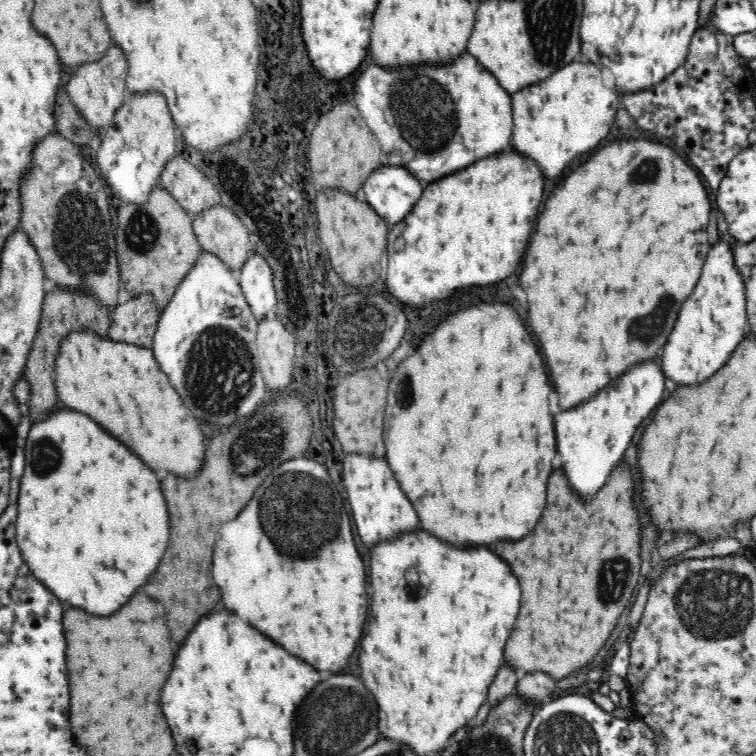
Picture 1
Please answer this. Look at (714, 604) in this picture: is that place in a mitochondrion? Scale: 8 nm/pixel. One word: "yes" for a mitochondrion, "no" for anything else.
yes

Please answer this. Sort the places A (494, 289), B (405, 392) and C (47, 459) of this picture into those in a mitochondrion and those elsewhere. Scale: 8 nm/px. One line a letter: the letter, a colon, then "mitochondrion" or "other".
A: other
B: mitochondrion
C: mitochondrion

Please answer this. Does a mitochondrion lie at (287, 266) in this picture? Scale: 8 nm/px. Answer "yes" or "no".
no

